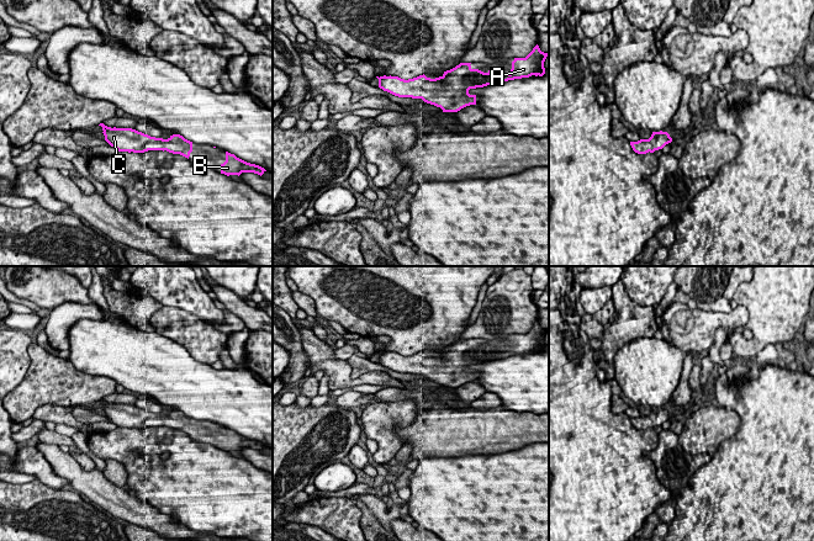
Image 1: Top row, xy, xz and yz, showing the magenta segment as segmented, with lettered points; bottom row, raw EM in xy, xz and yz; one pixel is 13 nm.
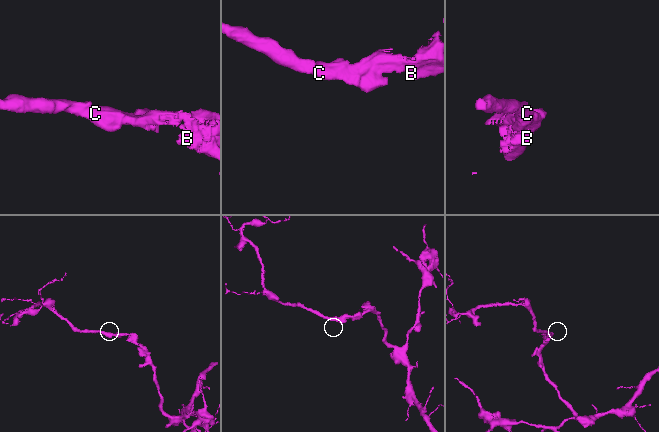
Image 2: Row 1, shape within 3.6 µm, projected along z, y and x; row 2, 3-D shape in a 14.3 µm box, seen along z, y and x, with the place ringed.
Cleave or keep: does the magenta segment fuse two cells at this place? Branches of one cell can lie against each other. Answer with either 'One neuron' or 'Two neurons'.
One neuron

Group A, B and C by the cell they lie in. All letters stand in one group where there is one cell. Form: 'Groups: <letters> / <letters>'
Groups: A B C

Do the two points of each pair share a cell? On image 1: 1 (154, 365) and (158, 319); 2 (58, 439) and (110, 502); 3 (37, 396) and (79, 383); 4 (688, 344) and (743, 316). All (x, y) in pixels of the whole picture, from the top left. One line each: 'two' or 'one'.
1: two
2: two
3: one
4: one

